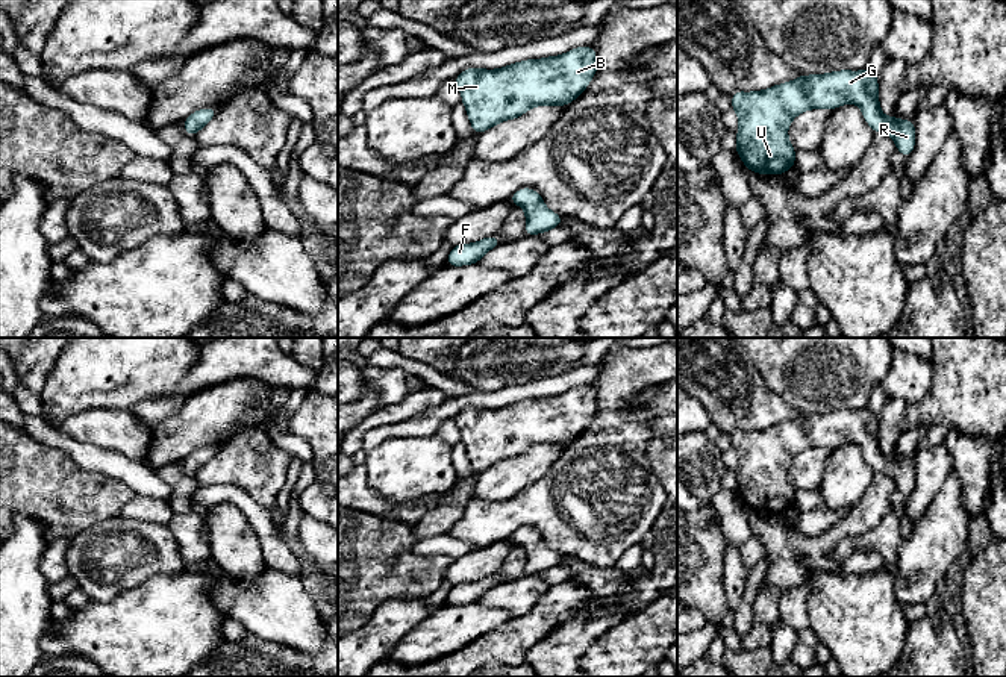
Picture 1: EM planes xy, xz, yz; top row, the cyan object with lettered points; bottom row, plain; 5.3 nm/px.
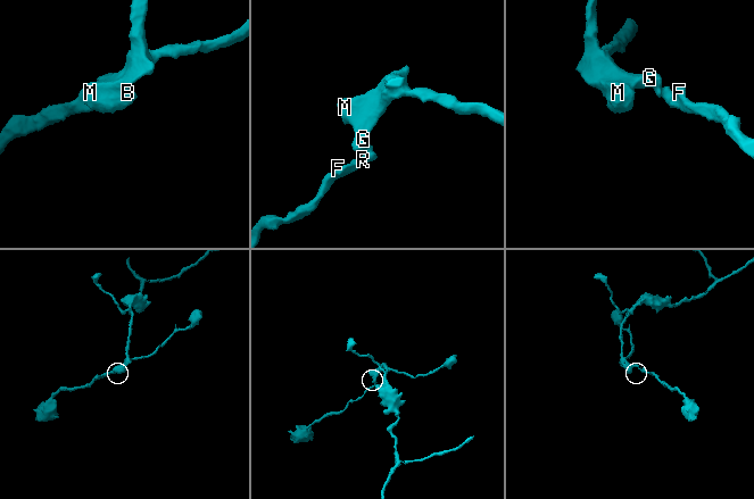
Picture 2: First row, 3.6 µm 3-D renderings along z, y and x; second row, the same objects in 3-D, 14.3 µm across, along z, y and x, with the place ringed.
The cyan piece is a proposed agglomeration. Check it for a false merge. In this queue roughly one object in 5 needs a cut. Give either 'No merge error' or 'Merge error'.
No merge error

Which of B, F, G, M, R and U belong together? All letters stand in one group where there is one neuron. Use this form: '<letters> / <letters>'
B F G M R U

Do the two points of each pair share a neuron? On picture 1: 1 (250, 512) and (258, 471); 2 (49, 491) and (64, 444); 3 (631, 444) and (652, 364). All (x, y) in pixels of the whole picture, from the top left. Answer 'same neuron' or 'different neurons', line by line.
1: different neurons
2: different neurons
3: same neuron

